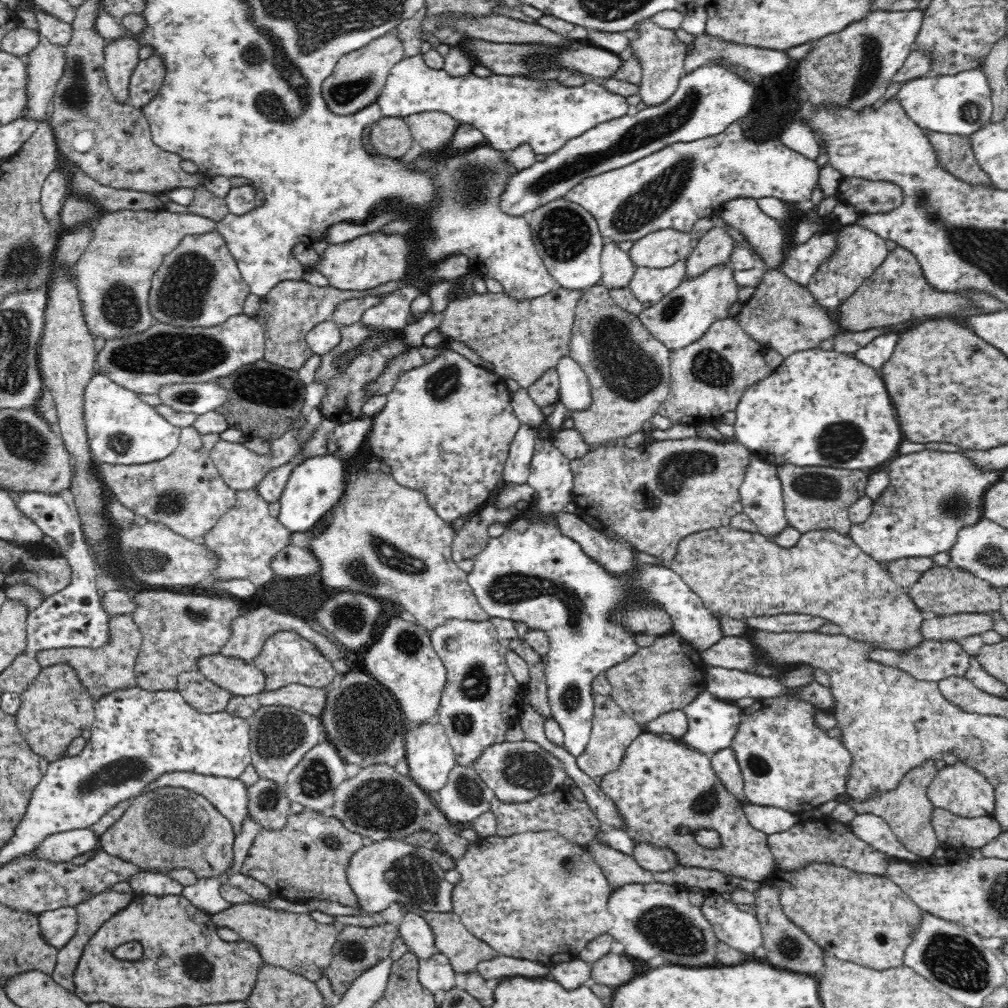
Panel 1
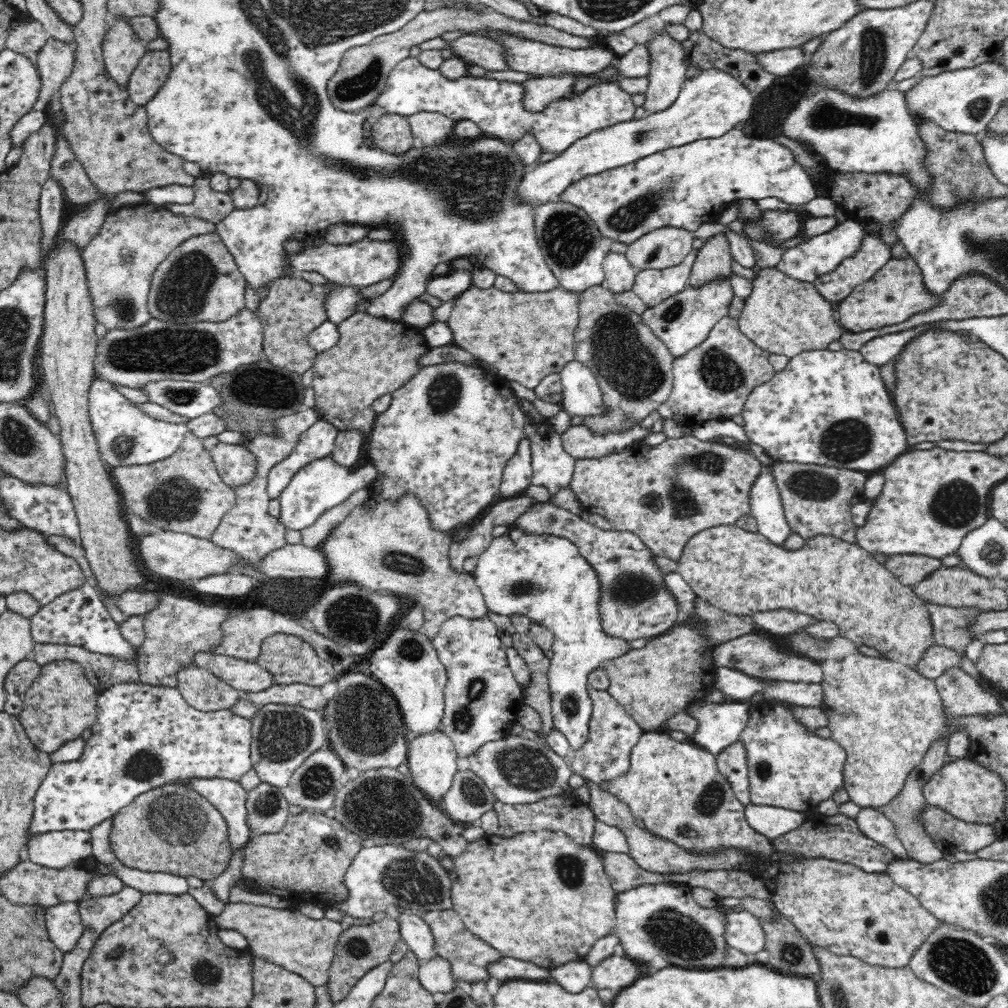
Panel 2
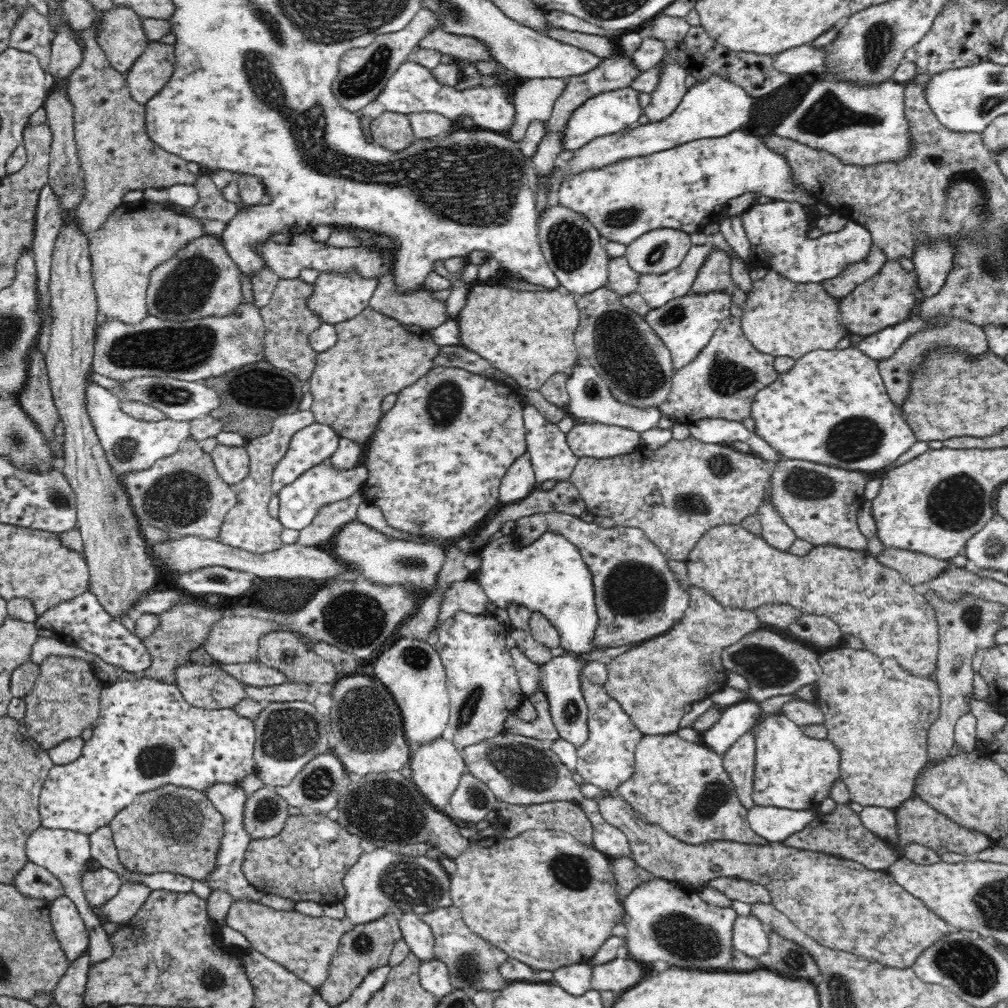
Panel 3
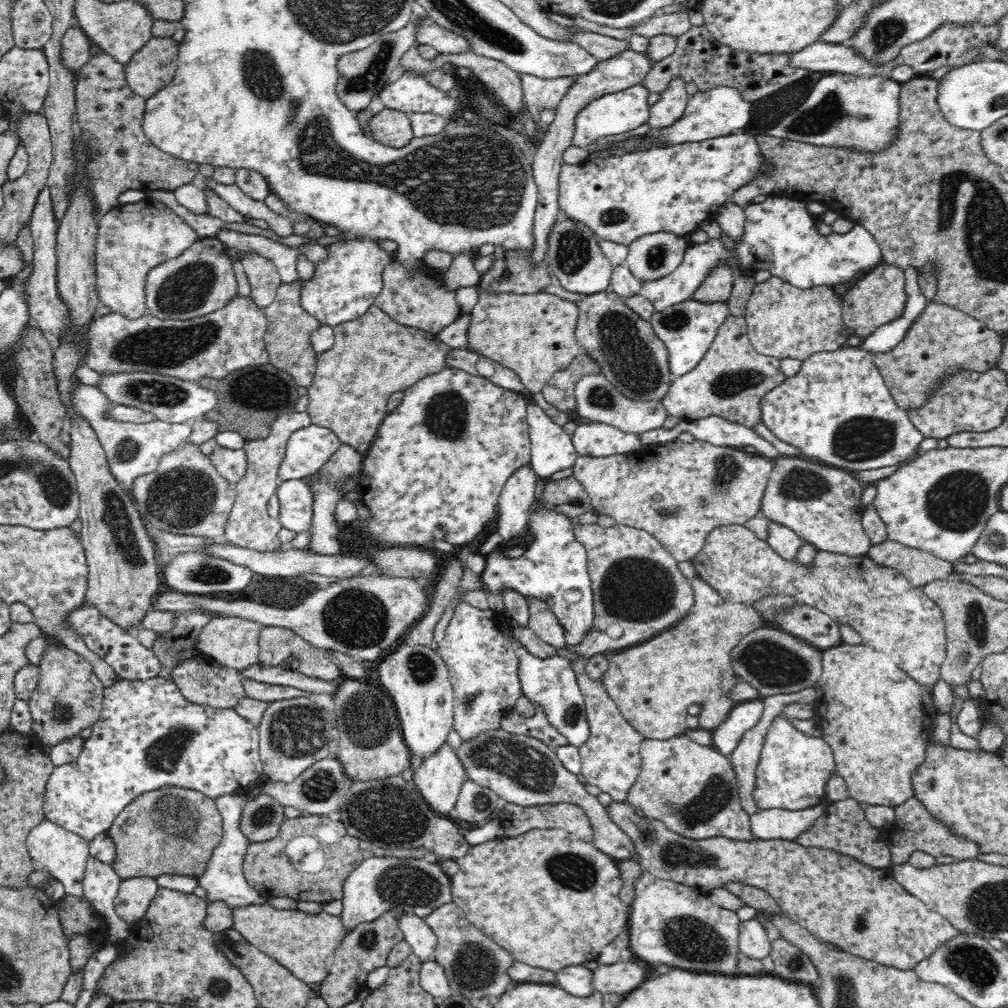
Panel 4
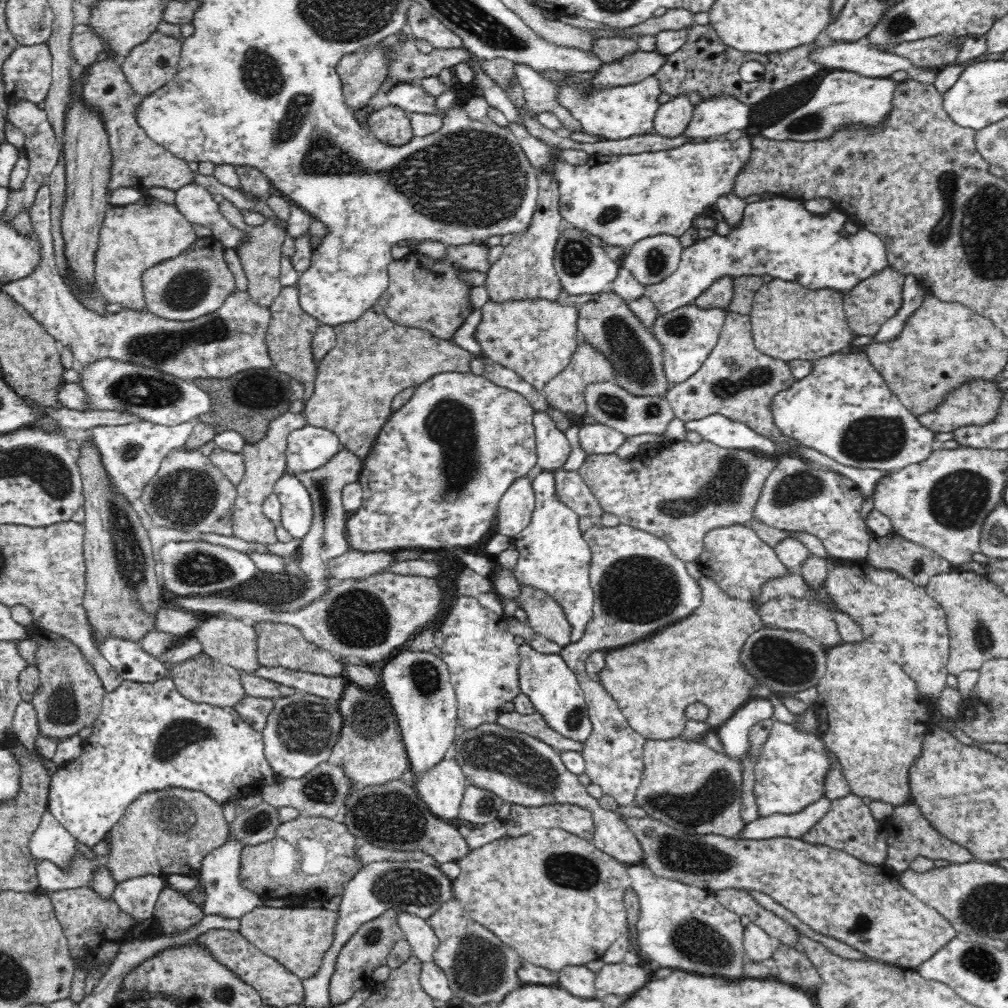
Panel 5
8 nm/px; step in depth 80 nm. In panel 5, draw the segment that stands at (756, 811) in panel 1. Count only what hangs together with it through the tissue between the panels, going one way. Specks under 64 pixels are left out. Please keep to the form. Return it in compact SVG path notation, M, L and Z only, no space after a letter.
M824 796L798 814L773 814L766 818L759 817L746 823L737 839L767 840L777 837L802 839L802 836L830 810L830 807L831 800Z

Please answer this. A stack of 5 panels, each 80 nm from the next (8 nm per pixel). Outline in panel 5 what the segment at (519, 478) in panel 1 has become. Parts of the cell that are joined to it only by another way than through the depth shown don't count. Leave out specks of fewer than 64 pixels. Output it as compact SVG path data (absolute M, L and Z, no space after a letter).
M532 477L516 480L516 482L508 488L508 492L502 495L498 504L496 517L496 520L498 520L496 532L498 534L504 534L504 536L509 536L512 539L529 525L535 507L535 493L531 486L531 480Z

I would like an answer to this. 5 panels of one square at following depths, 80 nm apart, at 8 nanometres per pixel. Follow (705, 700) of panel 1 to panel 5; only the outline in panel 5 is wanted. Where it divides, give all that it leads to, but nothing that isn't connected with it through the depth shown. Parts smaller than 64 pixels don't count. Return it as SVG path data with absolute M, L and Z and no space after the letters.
M752 698L715 728L725 748L725 754L737 761L747 757L751 753L751 729L761 720L774 718L774 710L776 708L768 698Z

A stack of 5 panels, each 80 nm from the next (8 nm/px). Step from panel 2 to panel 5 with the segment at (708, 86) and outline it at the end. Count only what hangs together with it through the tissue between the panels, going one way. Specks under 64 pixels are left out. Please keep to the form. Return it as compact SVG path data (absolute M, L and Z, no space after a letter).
M736 97L704 99L693 108L693 118L684 136L722 138L732 130L744 131L750 124L750 107Z

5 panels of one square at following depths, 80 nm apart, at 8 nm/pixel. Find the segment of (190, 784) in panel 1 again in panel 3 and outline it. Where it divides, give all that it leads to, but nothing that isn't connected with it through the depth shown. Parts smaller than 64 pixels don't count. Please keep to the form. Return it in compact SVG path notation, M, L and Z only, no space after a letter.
M220 783L207 788L204 793L220 811L224 821L224 837L217 853L215 868L206 876L206 884L211 891L225 892L233 899L233 902L261 903L266 892L258 891L254 885L251 885L242 871L242 864L246 860L246 852L252 840L246 833L243 821L247 801L244 789L240 785Z

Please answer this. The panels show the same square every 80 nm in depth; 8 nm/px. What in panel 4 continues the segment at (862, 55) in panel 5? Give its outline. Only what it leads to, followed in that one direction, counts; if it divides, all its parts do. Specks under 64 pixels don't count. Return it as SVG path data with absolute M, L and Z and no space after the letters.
M818 40L798 52L792 53L792 66L805 68L810 72L830 72L855 74L861 77L874 75L890 76L892 69L904 66L902 60L894 58L890 62L875 62L861 55L859 50L845 43L832 44Z

